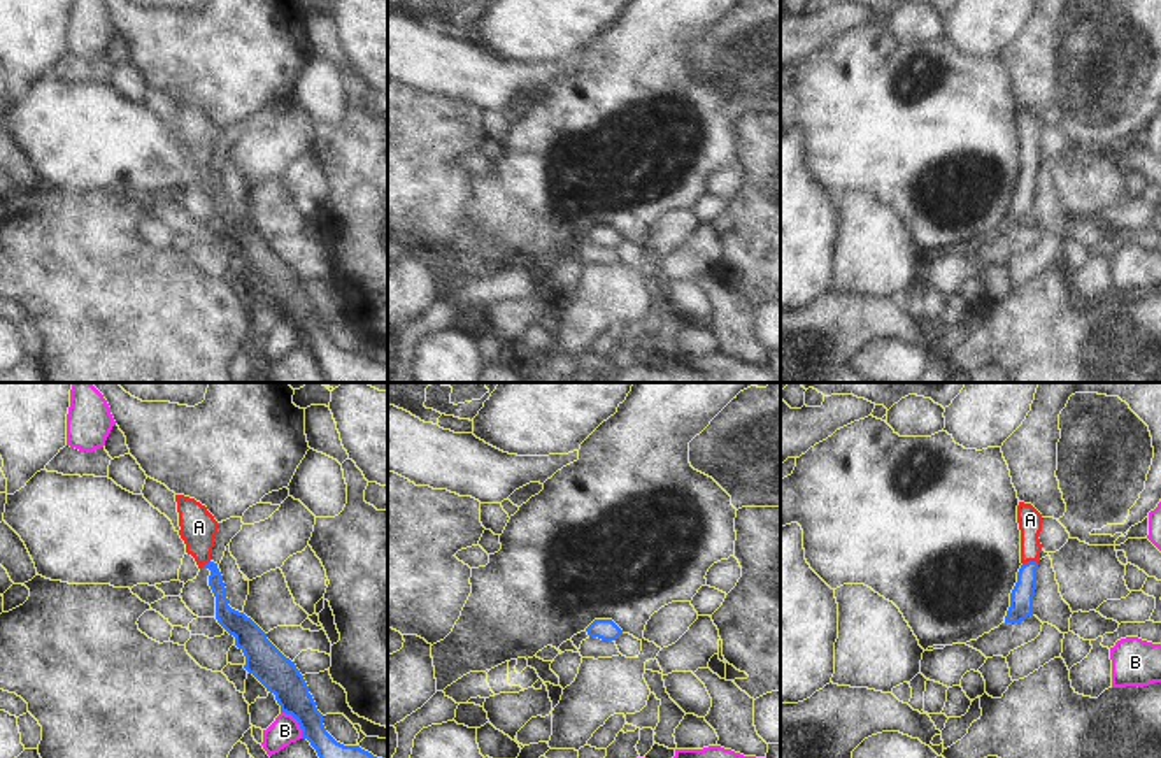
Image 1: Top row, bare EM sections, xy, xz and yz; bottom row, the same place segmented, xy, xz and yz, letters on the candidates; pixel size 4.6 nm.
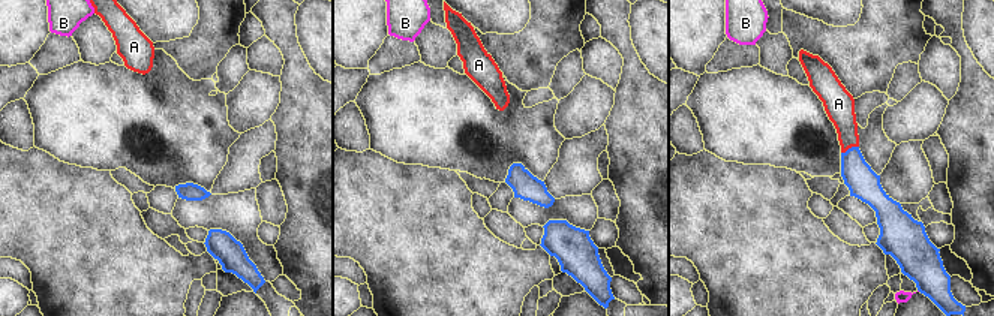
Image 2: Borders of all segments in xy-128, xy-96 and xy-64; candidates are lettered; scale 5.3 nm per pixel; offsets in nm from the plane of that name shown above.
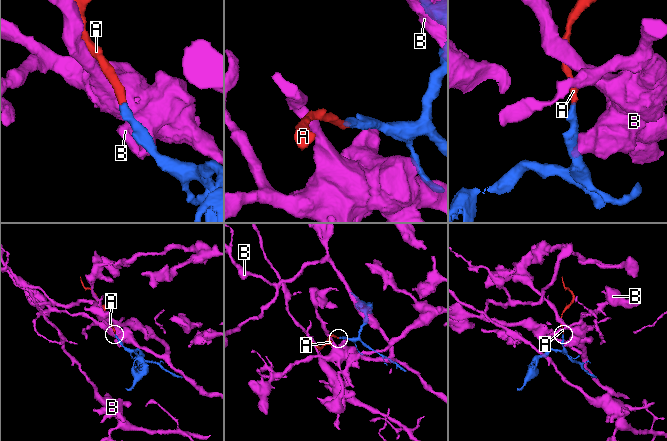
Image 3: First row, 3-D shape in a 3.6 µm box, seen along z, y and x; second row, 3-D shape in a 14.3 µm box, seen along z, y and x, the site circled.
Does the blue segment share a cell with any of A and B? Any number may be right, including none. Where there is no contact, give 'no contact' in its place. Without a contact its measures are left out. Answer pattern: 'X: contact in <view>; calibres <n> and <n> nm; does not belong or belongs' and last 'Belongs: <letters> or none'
A: contact in yz; calibres 110 and 110 nm; belongs
B: contact in xy; calibres 170 and 130 nm; does not belong
Belongs: A

